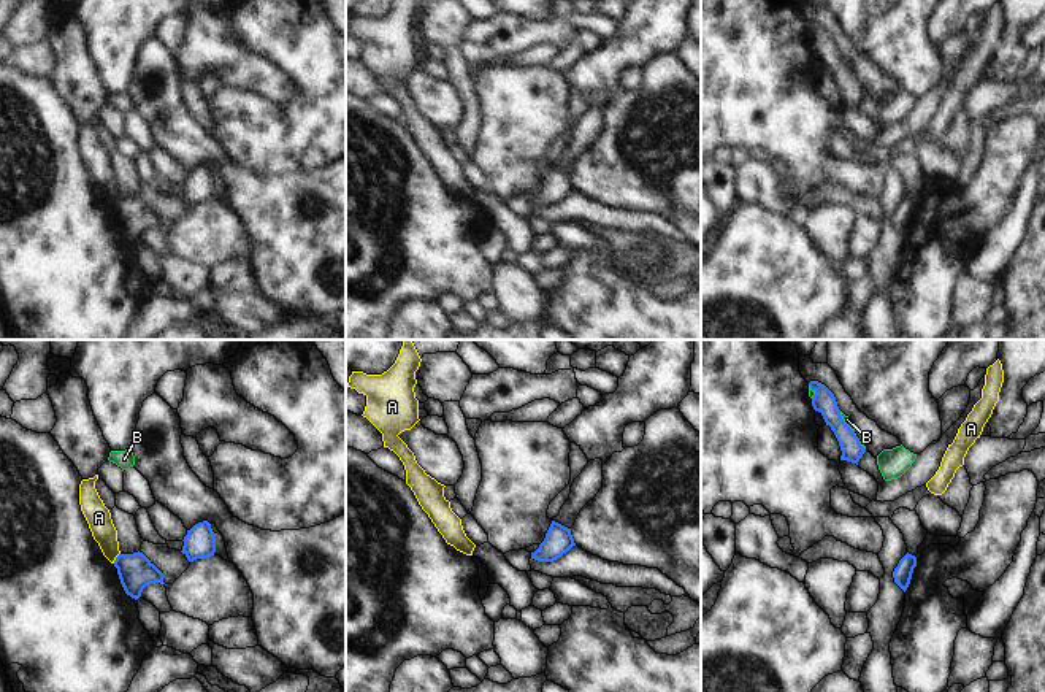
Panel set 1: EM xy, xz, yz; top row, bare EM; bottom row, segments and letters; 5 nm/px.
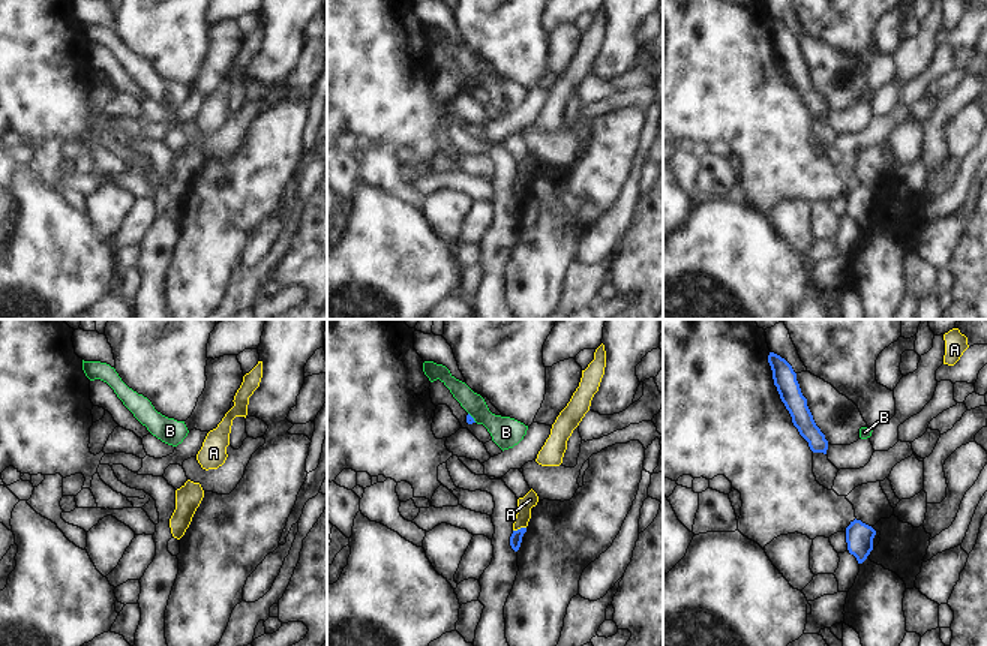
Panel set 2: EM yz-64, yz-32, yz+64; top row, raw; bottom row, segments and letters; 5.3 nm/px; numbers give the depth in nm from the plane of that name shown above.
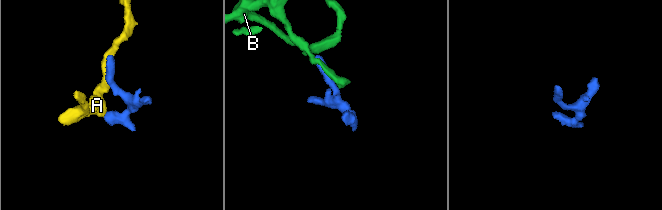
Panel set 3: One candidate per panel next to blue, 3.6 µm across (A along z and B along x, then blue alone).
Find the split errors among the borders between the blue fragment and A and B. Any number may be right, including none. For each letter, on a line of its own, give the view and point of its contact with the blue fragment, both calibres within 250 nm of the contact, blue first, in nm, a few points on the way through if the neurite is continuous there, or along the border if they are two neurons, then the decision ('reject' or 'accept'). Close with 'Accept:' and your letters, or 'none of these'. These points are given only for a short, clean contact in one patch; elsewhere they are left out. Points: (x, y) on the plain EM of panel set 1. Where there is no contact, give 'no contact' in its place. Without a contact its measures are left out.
A: meets blue in xy at (116, 202); 180 nm thick on the blue side, 130 nm on the other; border along xy (119, 197), (113, 207); reject
B: meets blue in yz at (844, 65); 120 nm thick on the blue side, 40 nm on the other; border along yz (839, 56), (841, 62), (853, 75); reject
Accept: none of these

